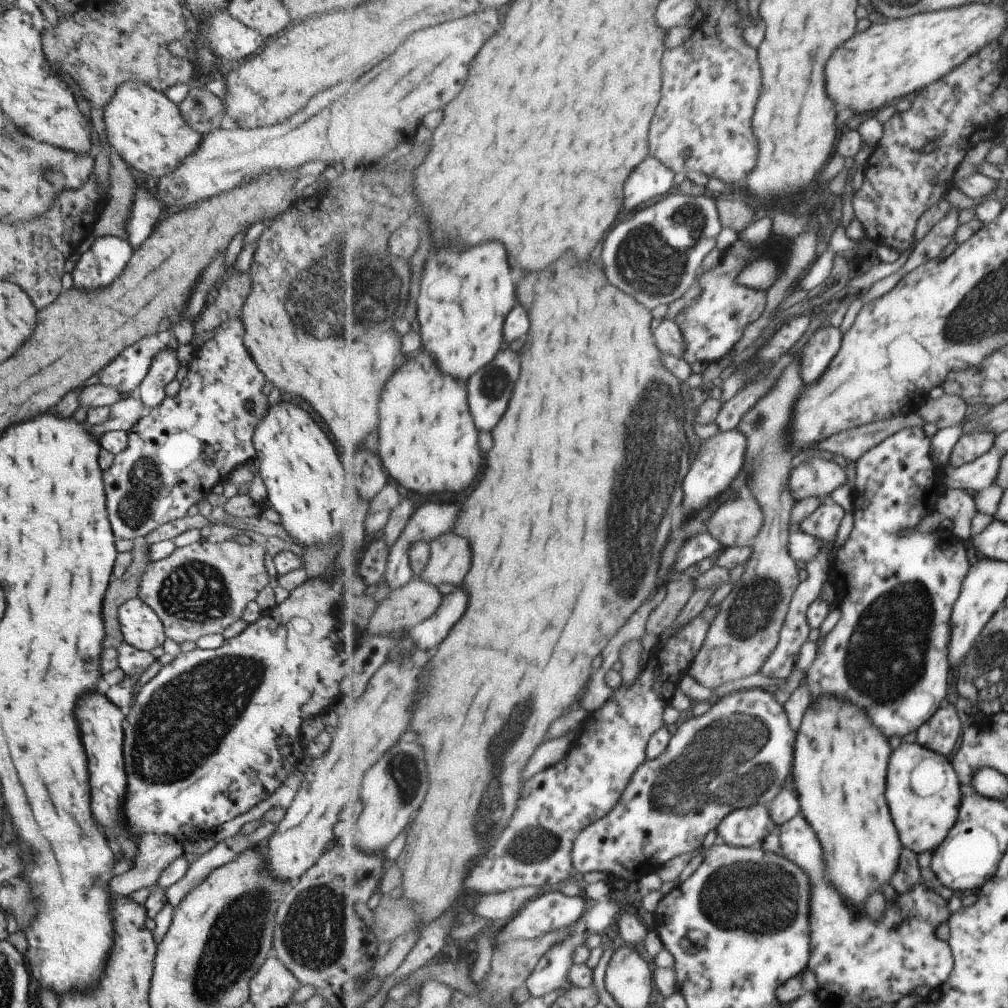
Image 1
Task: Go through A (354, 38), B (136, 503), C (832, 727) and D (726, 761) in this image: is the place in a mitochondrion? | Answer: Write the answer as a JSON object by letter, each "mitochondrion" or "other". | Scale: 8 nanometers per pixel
{"A":"mitochondrion","B":"mitochondrion","C":"other","D":"mitochondrion"}

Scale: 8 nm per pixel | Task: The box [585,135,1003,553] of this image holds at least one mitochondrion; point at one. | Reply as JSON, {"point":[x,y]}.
{"point":[644,261]}

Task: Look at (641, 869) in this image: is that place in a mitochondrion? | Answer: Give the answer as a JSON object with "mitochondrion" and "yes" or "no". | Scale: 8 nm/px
{"mitochondrion":"no"}

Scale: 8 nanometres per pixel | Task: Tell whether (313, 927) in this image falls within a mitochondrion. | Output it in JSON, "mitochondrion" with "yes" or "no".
{"mitochondrion":"yes"}

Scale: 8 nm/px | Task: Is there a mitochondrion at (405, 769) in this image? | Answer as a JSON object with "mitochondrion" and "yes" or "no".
{"mitochondrion":"yes"}

